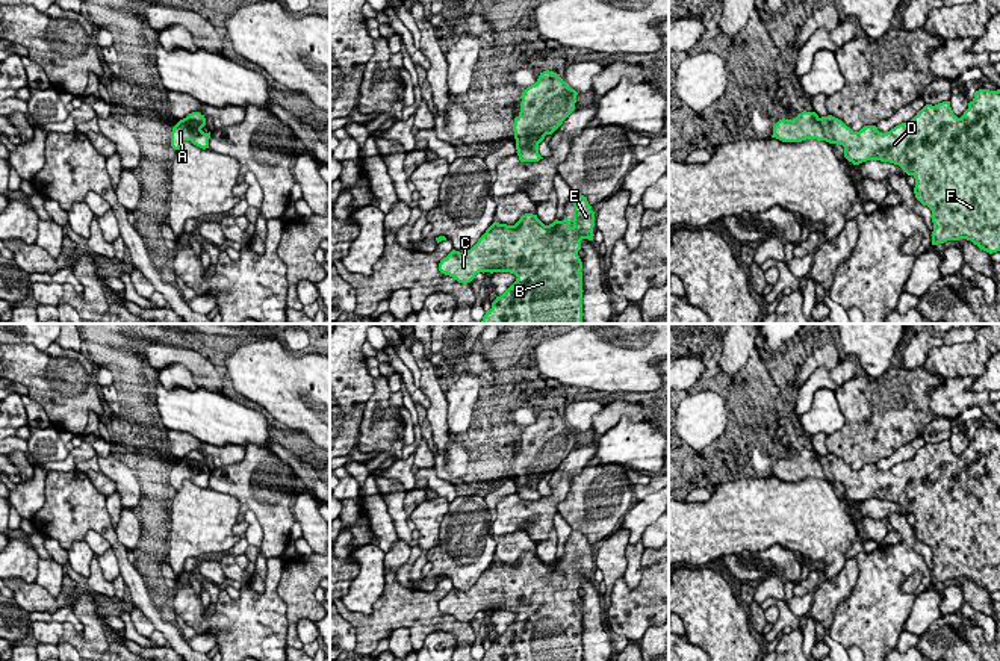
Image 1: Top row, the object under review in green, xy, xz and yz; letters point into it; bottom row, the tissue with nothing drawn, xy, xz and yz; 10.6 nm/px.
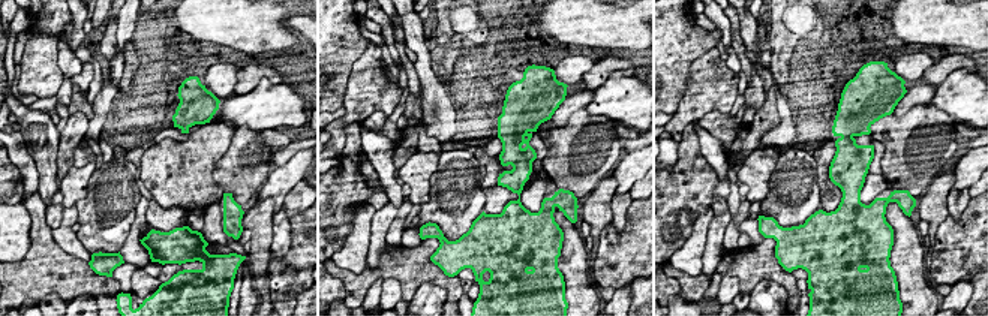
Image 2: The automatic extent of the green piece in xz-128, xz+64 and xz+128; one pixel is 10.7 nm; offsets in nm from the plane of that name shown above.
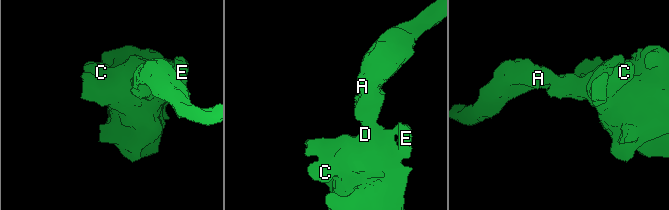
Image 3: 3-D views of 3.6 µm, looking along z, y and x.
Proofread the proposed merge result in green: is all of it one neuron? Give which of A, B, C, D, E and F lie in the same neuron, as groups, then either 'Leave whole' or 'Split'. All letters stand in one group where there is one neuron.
Groups: A B C D E F. Leave whole

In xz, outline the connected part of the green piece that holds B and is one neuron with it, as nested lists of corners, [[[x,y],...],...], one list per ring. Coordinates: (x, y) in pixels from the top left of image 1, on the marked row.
[[[573,192],[573,219],[569,221],[566,216],[563,221],[555,219],[552,224],[545,225],[537,215],[525,213],[520,216],[520,219],[514,225],[499,224],[493,222],[486,233],[478,239],[478,242],[467,251],[460,253],[452,250],[446,257],[443,257],[439,263],[439,271],[445,275],[452,277],[458,283],[467,284],[470,283],[477,274],[480,272],[510,272],[514,274],[517,278],[516,281],[501,295],[496,296],[496,299],[492,303],[492,309],[486,312],[481,324],[582,324],[582,262],[578,256],[578,251],[581,250],[581,241],[589,239],[593,241],[593,227],[595,227],[595,212],[592,210],[592,206],[589,204],[587,198],[581,195],[579,192]]]

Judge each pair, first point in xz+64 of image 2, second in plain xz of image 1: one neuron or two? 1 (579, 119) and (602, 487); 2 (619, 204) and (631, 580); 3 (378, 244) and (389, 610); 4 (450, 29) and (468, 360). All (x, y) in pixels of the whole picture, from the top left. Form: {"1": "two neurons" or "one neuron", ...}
{"1": "one neuron", "2": "one neuron", "3": "two neurons", "4": "one neuron"}

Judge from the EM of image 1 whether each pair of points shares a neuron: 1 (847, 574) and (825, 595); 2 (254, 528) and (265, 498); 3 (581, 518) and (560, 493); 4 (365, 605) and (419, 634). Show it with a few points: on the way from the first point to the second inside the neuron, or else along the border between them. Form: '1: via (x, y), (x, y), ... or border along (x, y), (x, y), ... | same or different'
1: via (844, 580), (831, 593) | same
2: border along (248, 508), (262, 530), (262, 543), (257, 548) | different
3: border along (584, 468), (571, 478), (571, 489), (557, 512) | different
4: border along (385, 575), (383, 593), (369, 614), (345, 607) | different

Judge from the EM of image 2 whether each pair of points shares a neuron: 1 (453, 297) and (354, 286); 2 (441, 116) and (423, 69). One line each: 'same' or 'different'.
1: same
2: same

